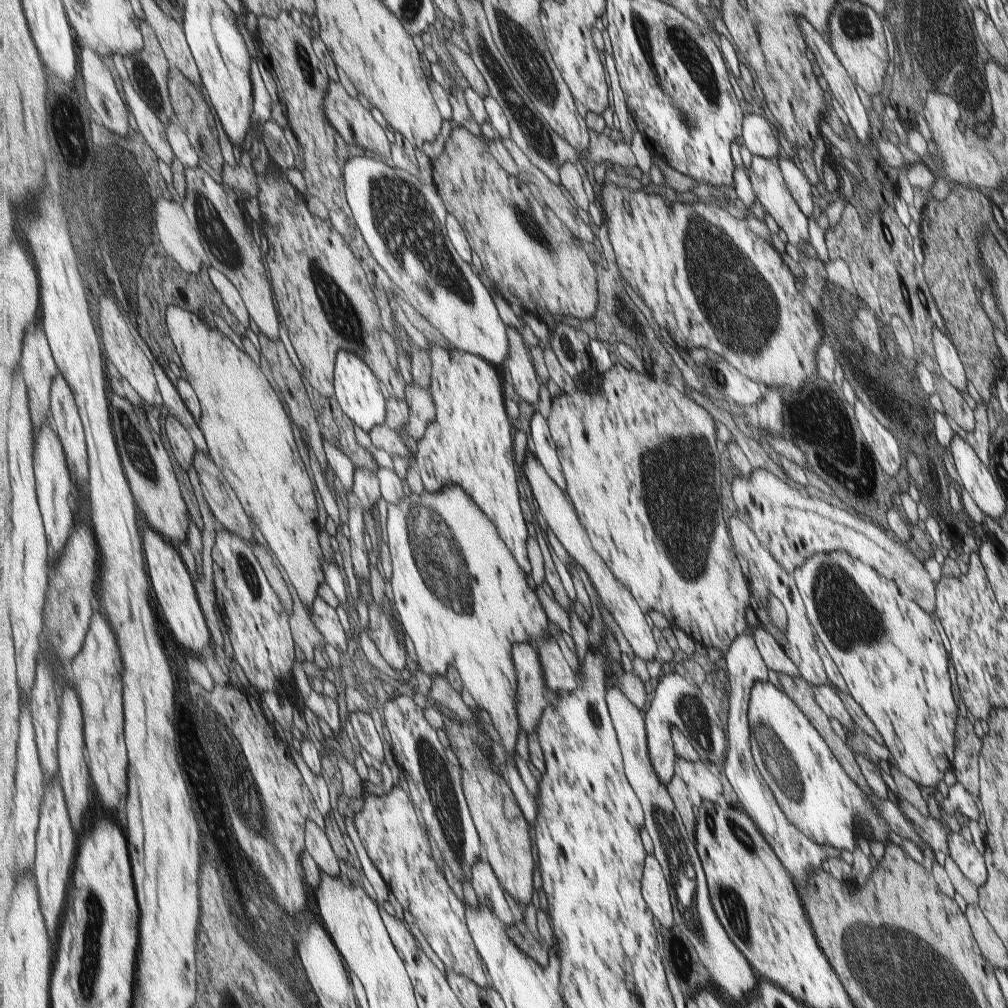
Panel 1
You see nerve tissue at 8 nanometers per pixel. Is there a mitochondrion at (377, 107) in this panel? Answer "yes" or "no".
no

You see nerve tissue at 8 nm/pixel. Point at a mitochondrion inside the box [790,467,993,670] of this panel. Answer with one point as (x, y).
(850, 621)

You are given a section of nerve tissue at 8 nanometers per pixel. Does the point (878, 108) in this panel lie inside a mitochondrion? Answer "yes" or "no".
no

